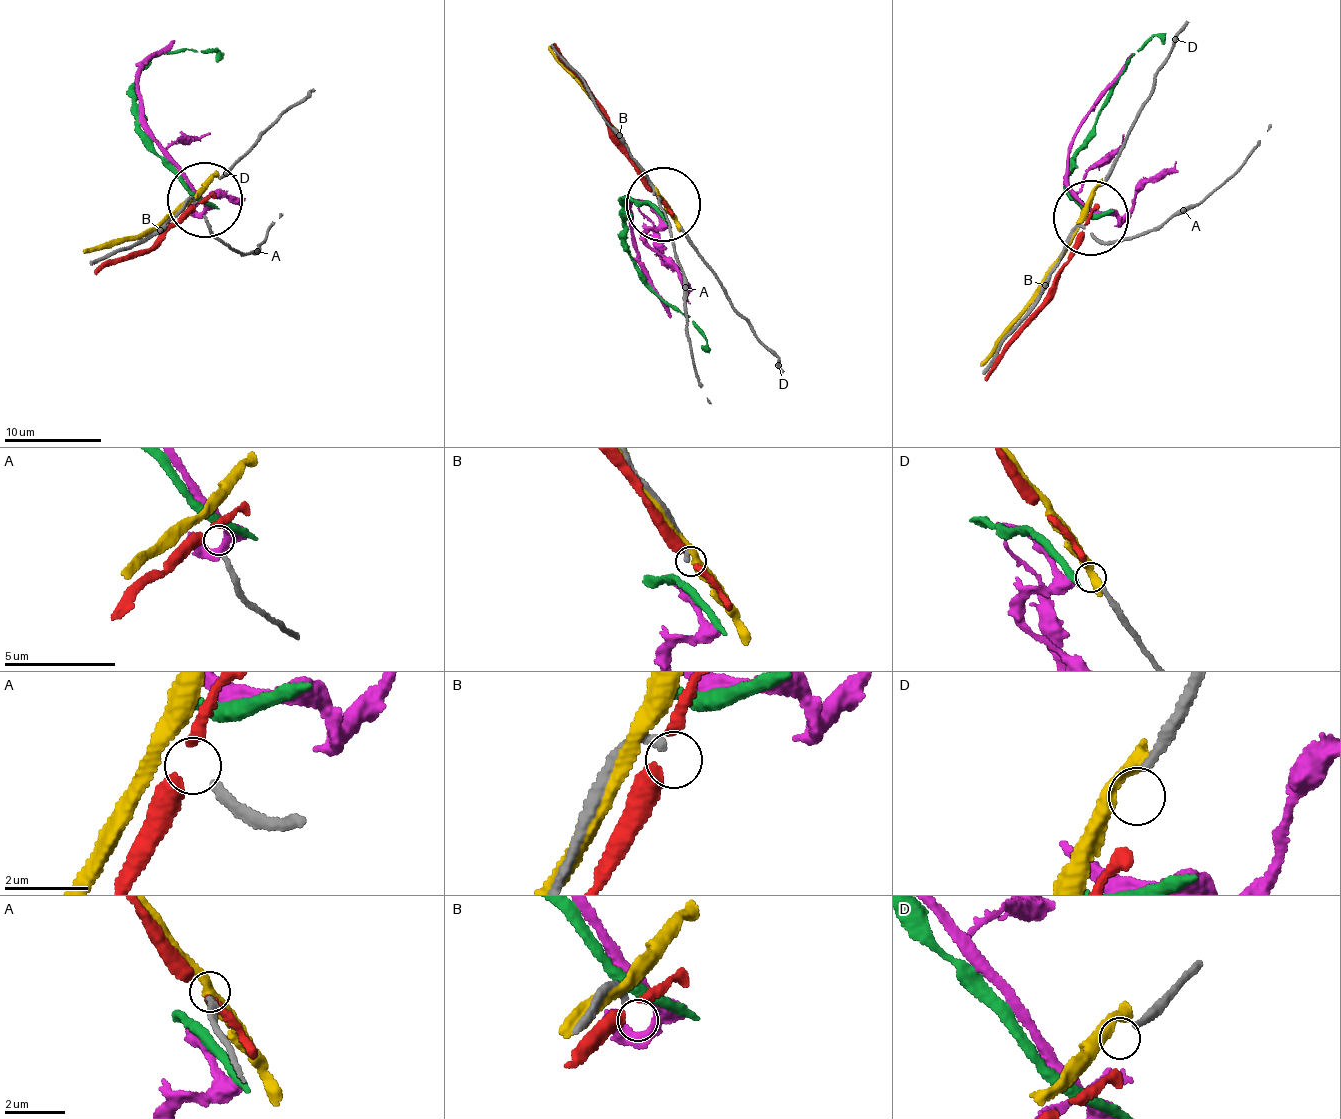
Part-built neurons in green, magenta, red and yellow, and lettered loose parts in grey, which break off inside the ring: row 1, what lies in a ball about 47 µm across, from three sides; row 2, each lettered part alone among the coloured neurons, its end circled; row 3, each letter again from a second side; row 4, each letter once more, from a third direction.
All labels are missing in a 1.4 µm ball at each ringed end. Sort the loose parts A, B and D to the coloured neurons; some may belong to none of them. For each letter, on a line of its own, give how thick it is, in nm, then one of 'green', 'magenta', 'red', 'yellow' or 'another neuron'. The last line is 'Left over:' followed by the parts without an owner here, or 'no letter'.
A: 200 nm | another neuron
B: 220 nm | another neuron
D: 200 nm | another neuron
Left over: A, B, D

